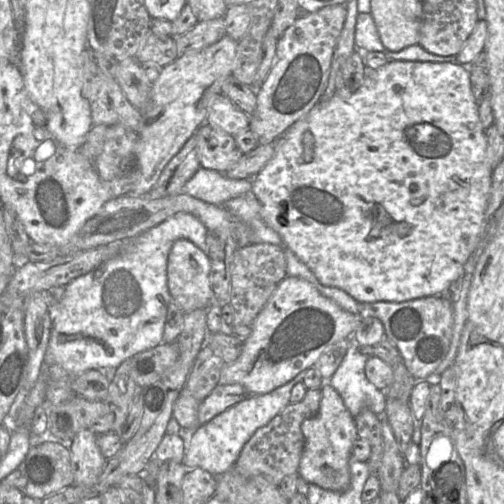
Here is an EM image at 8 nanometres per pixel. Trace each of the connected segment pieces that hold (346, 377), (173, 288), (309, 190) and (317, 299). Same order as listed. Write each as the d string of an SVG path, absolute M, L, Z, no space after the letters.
M352 342L336 372L325 381L340 394L353 418L364 409L371 410L380 418L385 414L385 392L377 389L365 374L368 358Z
M188 239L176 240L169 252L167 279L170 295L184 312L208 308L215 302L210 280L211 260L207 253Z
M389 61L385 65L375 70L367 70L362 85L349 97L340 97L336 93L330 99L319 99L309 112L295 122L281 137L276 140L276 151L271 160L262 168L262 170L252 178L251 191L256 196L260 204L260 216L263 221L276 231L281 237L284 246L289 248L308 268L313 272L318 281L325 286L340 288L350 294L359 303L393 301L402 302L423 298L433 295L443 295L449 286L459 279L466 267L470 257L478 258L481 246L488 239L487 233L487 207L489 203L491 178L493 168L489 163L487 156L487 137L483 128L478 111L477 103L470 81L470 67L460 63L451 62L432 62L432 61Z
M286 276L252 323L252 332L243 342L240 356L222 368L218 384L240 384L250 395L271 392L292 380L301 371L313 367L327 347L342 339L352 339L359 320L358 314L344 310L322 295L310 282L299 277Z

